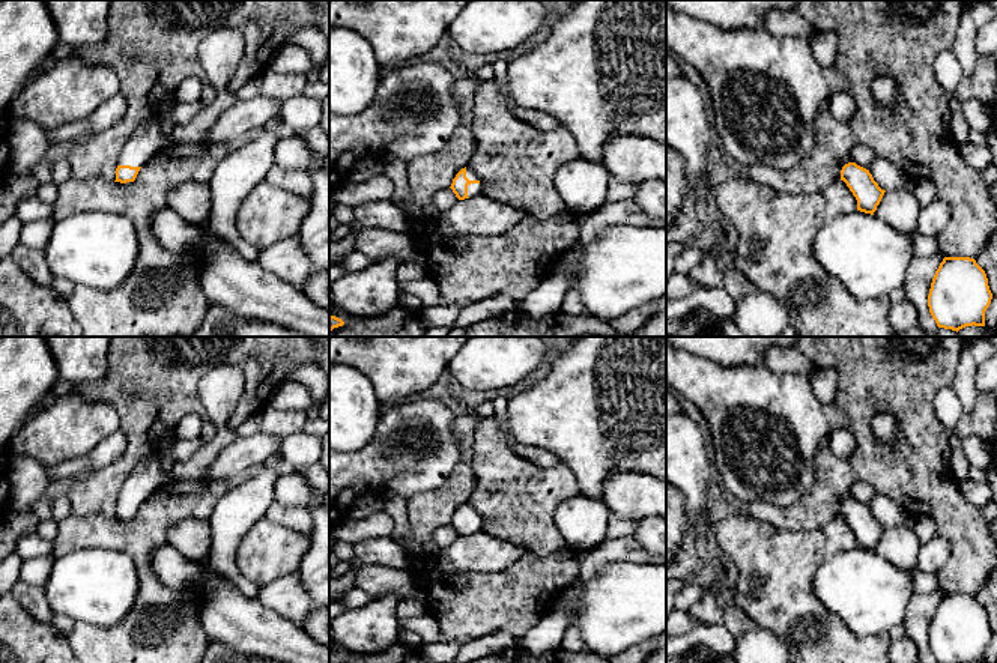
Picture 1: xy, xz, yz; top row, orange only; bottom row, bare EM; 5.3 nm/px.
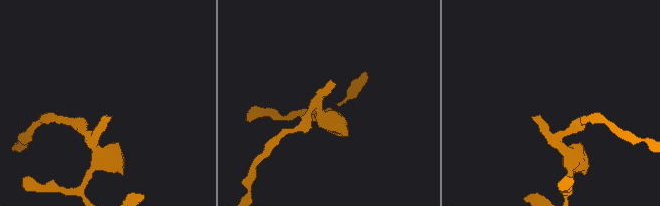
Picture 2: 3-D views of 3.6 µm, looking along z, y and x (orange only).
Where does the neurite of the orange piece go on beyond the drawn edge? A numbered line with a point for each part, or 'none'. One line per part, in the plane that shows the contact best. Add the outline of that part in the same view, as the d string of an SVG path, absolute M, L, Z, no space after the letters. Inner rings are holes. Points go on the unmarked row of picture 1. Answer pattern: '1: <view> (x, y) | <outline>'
1: xz (474, 526) | M466 504L466 514L472 519L471 522L468 522L468 534L471 535L471 534L480 532L481 531L481 517L471 504Z

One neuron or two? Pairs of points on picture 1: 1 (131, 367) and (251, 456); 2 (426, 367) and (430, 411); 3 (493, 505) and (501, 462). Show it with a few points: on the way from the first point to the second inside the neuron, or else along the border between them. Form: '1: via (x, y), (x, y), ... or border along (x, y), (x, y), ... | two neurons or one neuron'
1: border along (238, 438), (208, 466) | two neurons
2: border along (418, 394), (385, 406) | two neurons
3: via (504, 496), (507, 487), (501, 472) | one neuron

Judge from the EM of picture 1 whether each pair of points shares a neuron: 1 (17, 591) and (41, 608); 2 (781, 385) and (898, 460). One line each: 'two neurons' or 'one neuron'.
1: one neuron
2: two neurons

